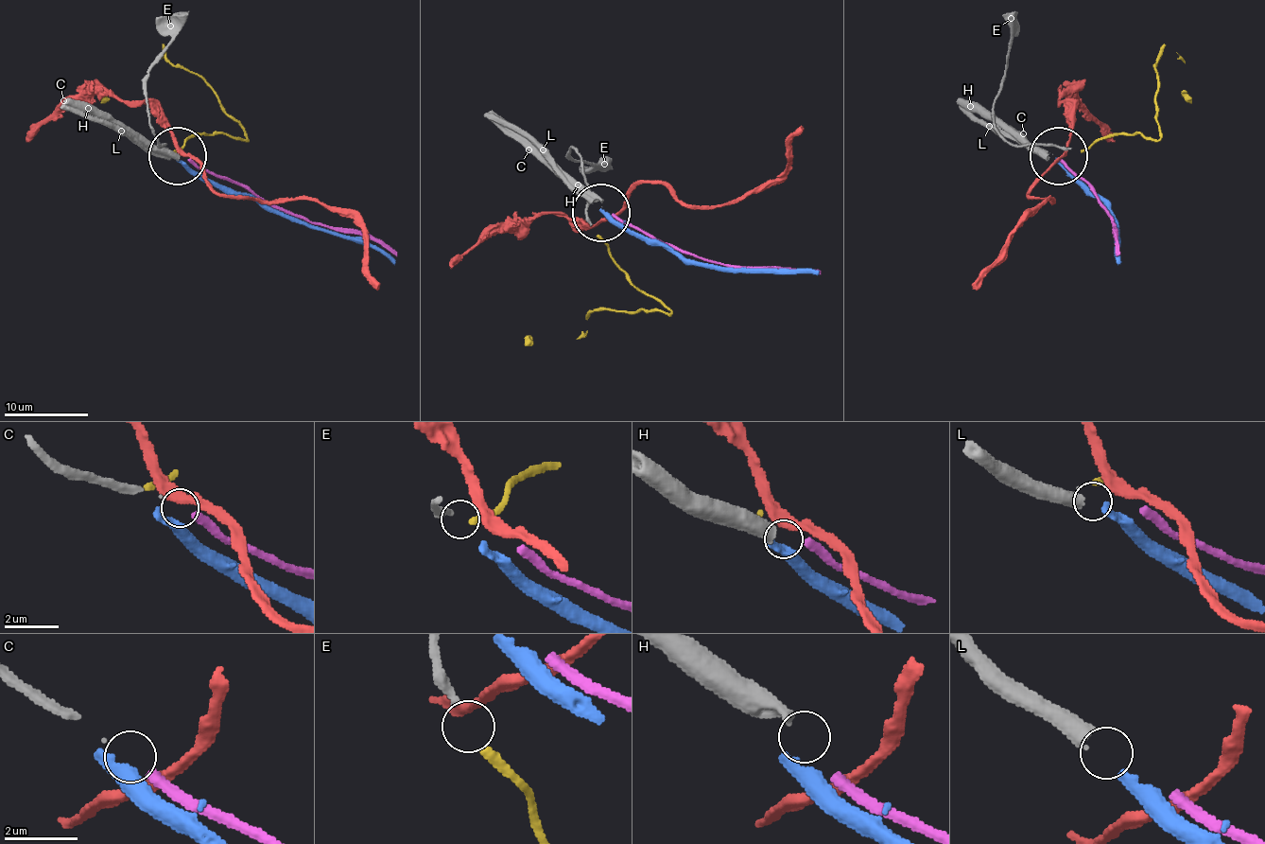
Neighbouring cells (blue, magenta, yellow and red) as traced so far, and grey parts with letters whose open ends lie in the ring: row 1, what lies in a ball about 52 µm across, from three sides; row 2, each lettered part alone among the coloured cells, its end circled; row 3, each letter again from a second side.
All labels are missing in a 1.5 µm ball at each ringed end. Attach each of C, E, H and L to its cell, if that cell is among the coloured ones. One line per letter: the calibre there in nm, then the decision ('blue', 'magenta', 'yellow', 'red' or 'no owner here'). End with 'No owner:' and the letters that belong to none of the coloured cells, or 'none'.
C: 40 nm thick; magenta
E: 280 nm thick; yellow
H: 400 nm thick; no owner here
L: 500 nm thick; blue
No owner: H

